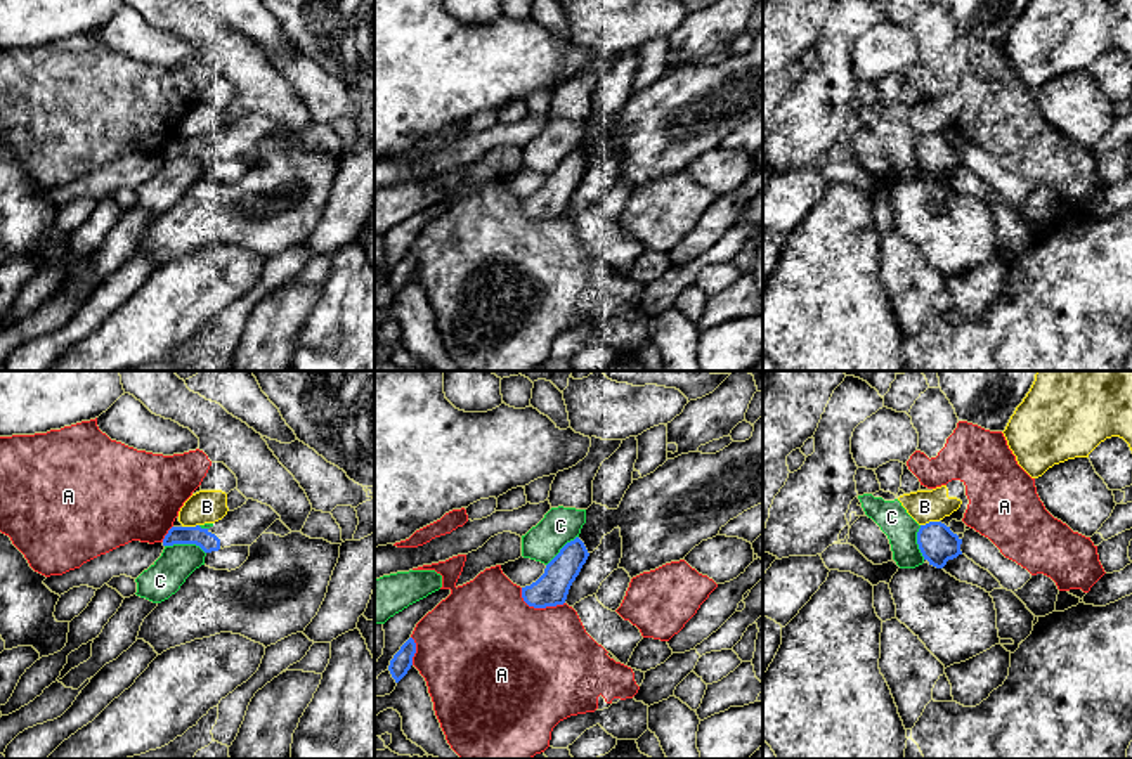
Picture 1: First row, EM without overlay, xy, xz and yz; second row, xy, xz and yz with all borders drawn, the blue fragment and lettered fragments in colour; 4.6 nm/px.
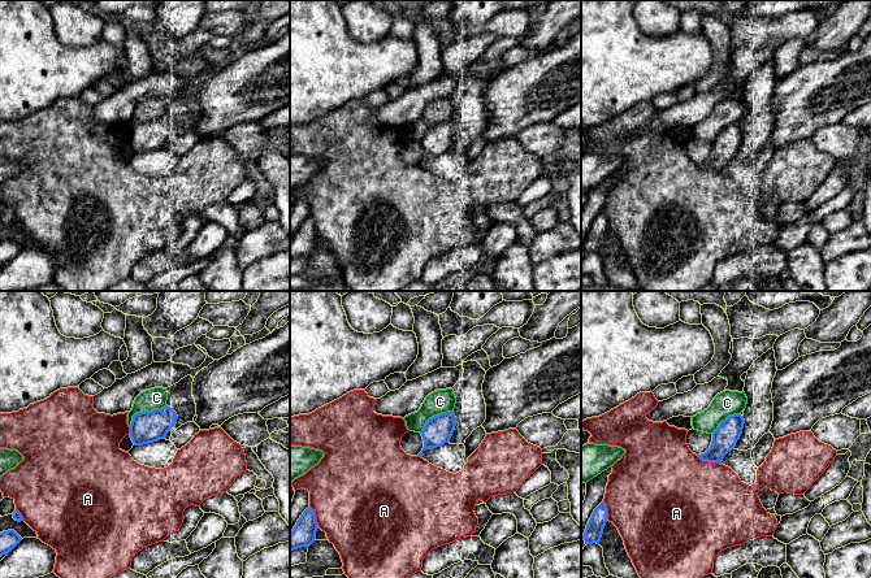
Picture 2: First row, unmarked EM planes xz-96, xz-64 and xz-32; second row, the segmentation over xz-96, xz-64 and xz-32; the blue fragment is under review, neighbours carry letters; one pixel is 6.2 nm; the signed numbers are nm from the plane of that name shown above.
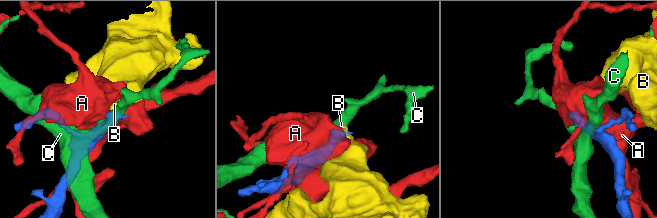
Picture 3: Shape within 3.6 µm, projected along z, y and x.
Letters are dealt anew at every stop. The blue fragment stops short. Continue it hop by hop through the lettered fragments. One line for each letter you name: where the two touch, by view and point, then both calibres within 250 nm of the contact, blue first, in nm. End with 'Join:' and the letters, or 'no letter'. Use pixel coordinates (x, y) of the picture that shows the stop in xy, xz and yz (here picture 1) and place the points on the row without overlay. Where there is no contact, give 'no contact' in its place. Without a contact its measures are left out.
Join: no letter

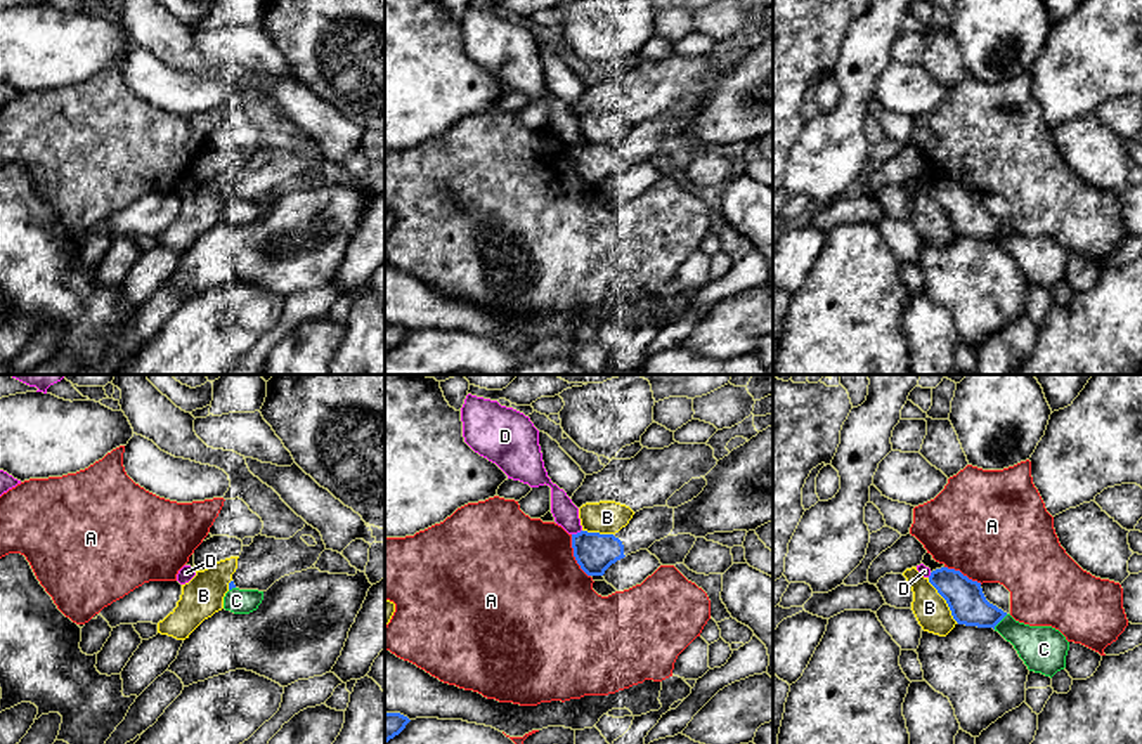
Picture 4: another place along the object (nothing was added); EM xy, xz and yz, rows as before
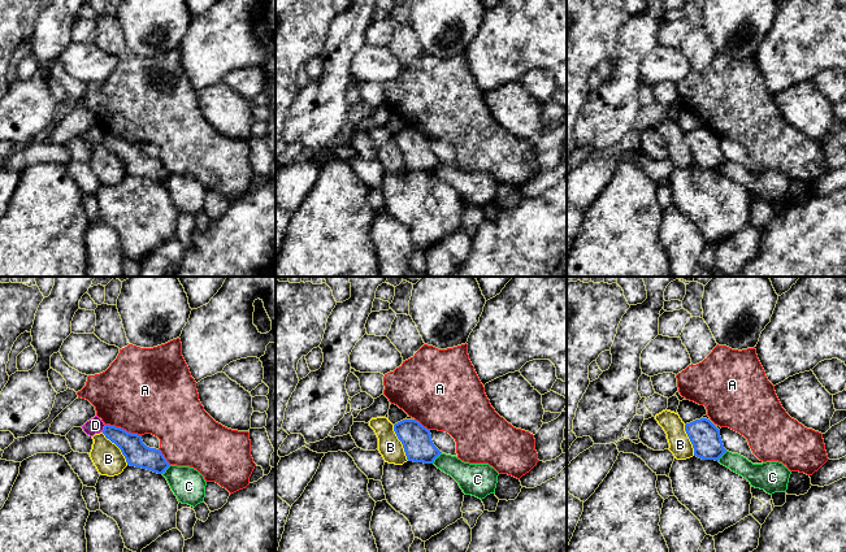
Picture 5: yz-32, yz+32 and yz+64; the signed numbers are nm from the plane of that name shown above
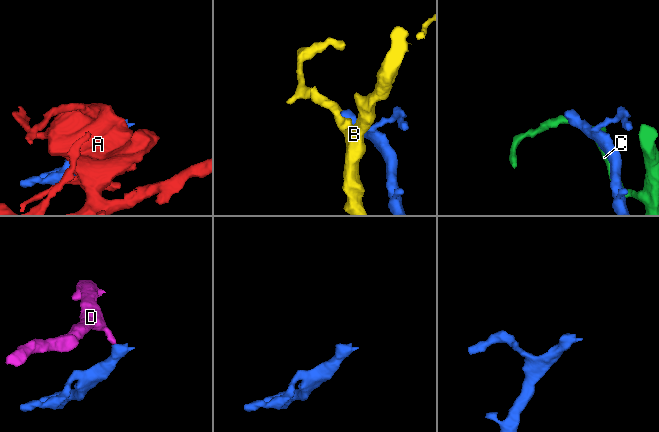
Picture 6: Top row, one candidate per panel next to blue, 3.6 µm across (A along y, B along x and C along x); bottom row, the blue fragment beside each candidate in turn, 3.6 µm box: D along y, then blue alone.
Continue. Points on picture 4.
Join: no letter

